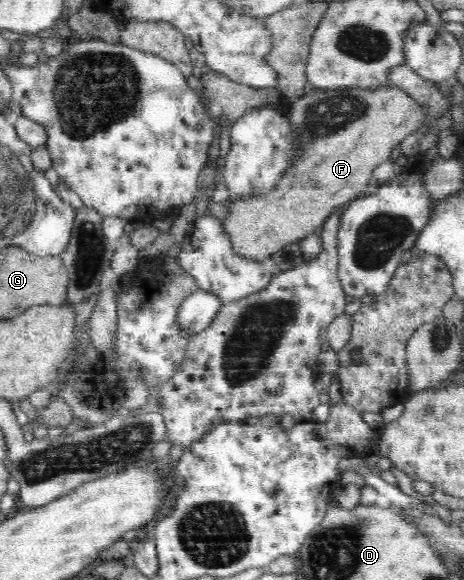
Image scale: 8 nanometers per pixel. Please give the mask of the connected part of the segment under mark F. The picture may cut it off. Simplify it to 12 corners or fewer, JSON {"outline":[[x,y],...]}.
{"outline":[[396,87],[289,103],[292,164],[233,201],[242,259],[313,235],[427,115]]}

